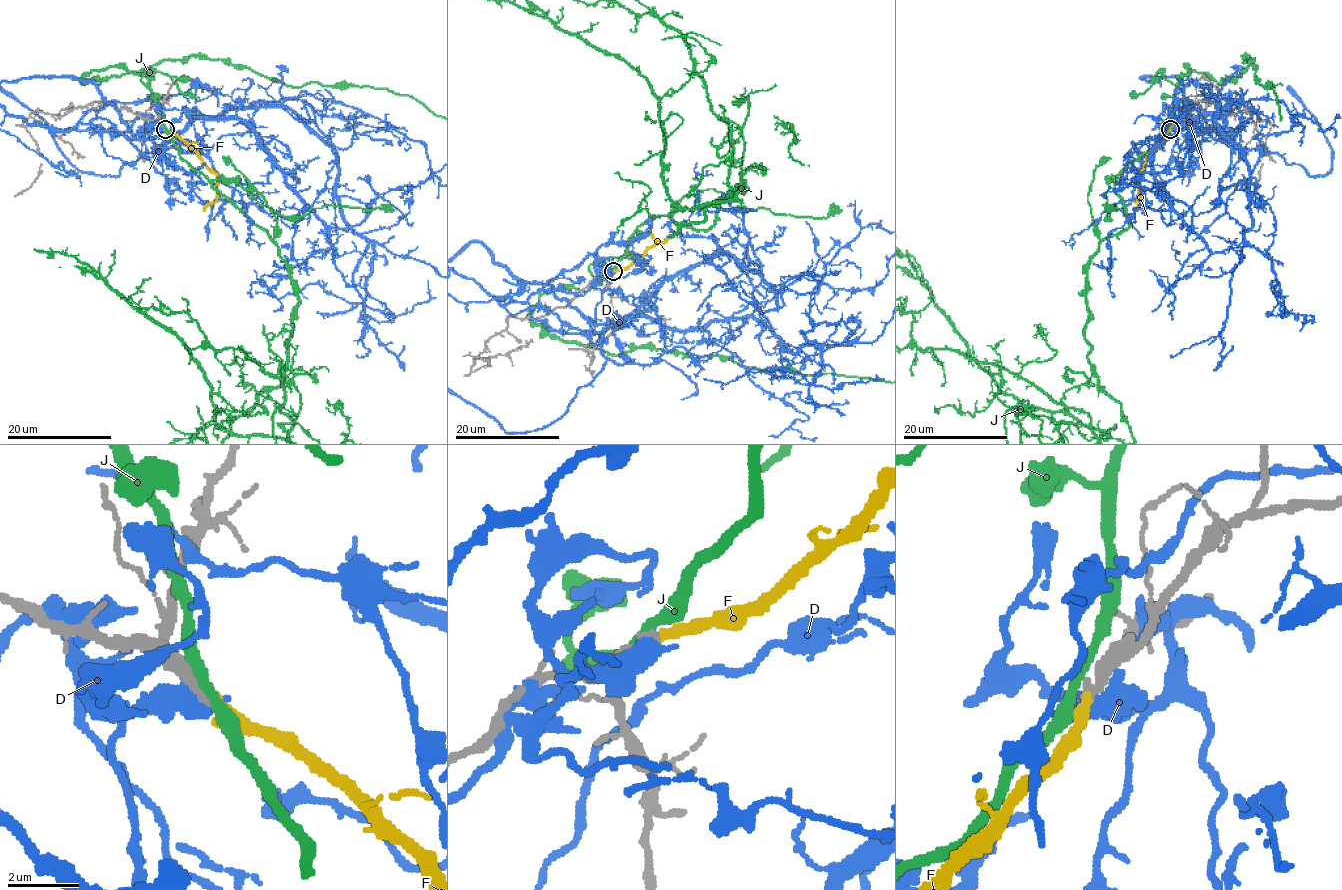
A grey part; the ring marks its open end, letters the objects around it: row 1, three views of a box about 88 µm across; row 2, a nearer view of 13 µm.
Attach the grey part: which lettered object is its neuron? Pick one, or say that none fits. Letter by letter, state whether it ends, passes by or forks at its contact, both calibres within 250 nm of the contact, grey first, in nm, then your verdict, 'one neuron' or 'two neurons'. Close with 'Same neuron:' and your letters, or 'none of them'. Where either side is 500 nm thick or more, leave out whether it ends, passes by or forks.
D: 550 nm thick on the grey side, 850 nm on the other; two neurons
F: it ends there; 420 nm thick on the grey side, 340 nm on the other; one neuron
J: it passes by; 460 nm thick on the grey side, 280 nm on the other; two neurons
Same neuron: F

